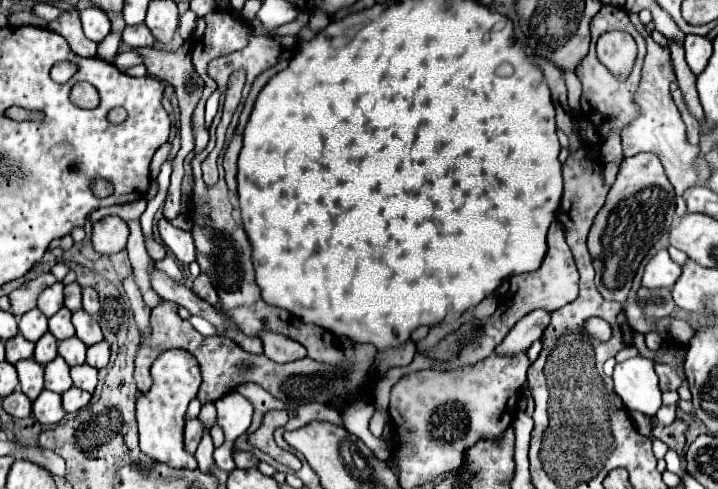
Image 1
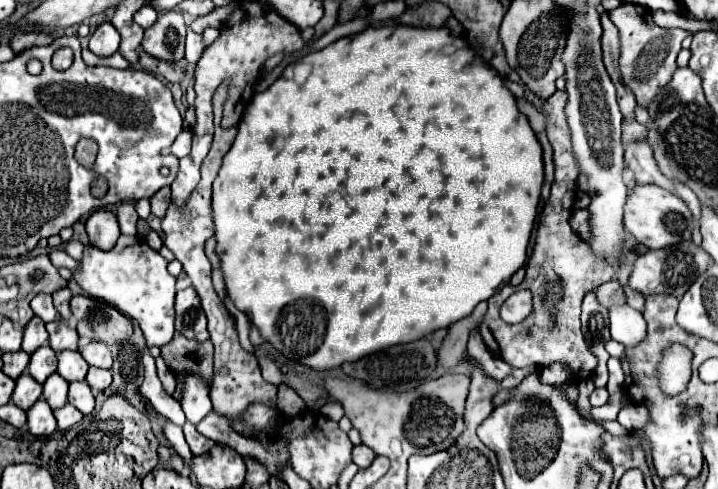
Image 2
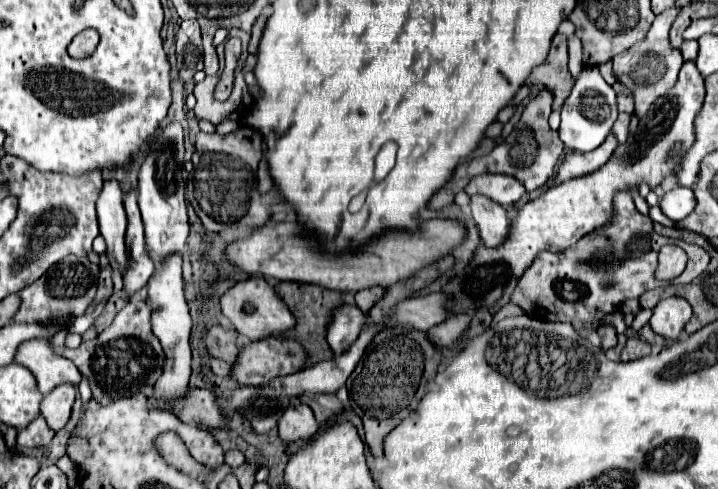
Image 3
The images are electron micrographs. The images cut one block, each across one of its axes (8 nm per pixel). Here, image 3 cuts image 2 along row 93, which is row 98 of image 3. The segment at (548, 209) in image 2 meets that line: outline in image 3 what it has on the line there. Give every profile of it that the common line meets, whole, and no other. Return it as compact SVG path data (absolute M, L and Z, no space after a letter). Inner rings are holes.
M556 34L552 38L552 46L548 50L546 60L536 66L532 70L532 74L526 78L526 86L530 86L530 98L534 98L534 94L540 88L548 88L550 92L554 92L554 108L560 108L562 102L568 98L570 88L572 88L572 76L566 68L568 62L568 52L566 52L566 36L564 34Z

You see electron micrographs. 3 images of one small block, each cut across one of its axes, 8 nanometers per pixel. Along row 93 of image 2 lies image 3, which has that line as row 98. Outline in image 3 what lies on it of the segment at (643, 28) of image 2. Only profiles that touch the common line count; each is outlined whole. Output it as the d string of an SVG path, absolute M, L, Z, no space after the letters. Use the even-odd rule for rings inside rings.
M668 8L662 14L658 14L642 42L636 42L630 50L624 50L622 54L612 58L614 76L620 84L624 84L632 92L634 112L636 112L638 118L646 116L646 112L650 110L650 106L654 104L656 98L668 94L668 90L676 84L678 70L682 68L684 60L680 56L680 50L672 48L670 42L668 42L668 30L670 30L676 14L678 14L678 8Z

